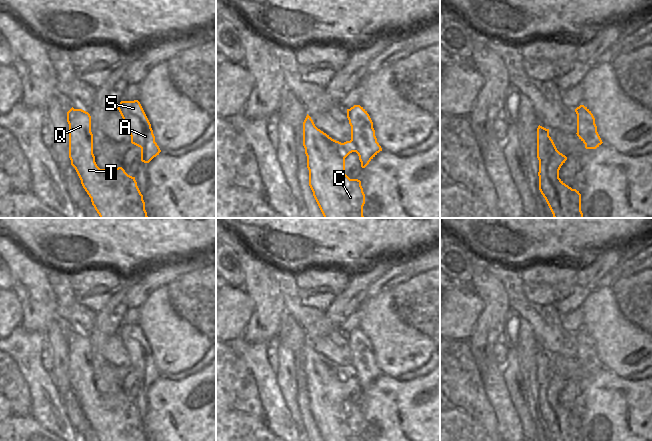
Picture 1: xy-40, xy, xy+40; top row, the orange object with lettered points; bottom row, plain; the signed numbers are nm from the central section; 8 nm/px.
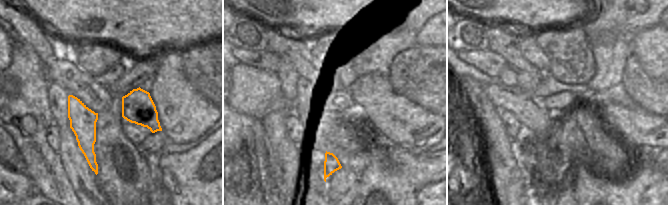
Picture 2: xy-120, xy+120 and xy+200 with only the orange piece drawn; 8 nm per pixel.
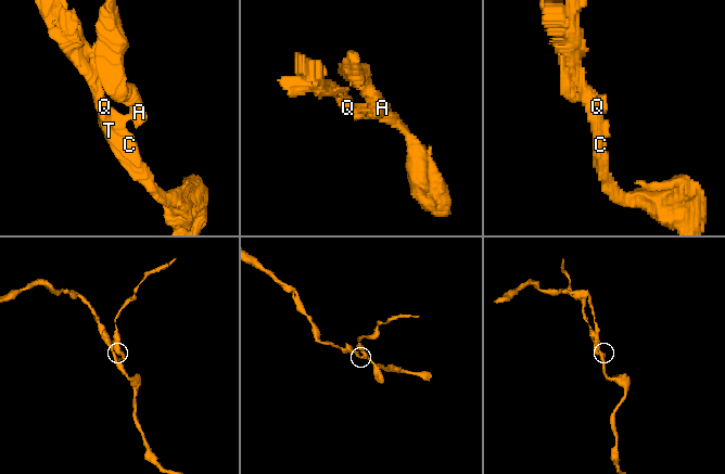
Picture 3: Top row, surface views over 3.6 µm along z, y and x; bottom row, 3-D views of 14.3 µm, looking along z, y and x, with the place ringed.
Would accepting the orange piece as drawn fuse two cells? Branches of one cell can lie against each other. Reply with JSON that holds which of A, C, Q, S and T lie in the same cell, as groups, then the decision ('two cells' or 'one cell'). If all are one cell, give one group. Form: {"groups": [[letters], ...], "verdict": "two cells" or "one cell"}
{"groups": [["A", "S"], ["C", "Q", "T"]], "verdict": "two cells"}

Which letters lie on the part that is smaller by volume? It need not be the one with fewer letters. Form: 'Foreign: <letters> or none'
Foreign: A, S

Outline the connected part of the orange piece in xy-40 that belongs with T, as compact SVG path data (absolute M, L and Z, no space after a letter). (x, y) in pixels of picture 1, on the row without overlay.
M73 331L67 336L69 348L69 382L75 392L83 412L91 422L92 429L100 441L148 441L145 426L135 401L128 399L122 391L100 393L93 378L93 358L91 340L82 333Z

